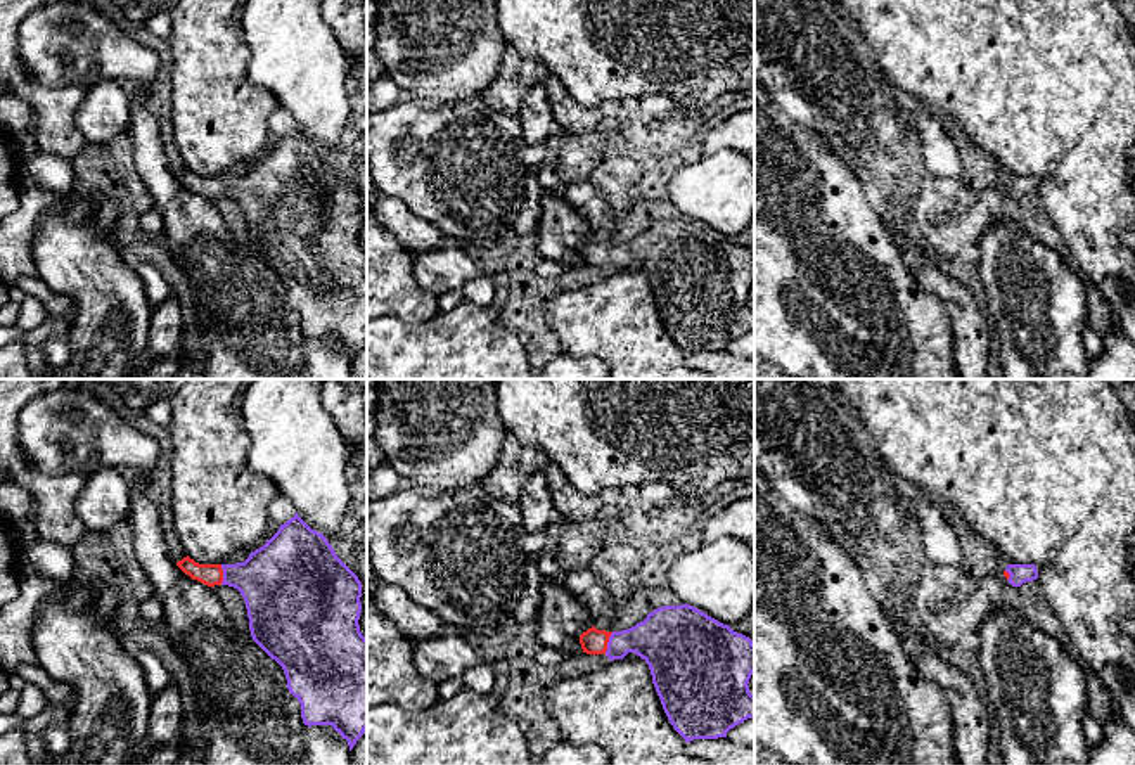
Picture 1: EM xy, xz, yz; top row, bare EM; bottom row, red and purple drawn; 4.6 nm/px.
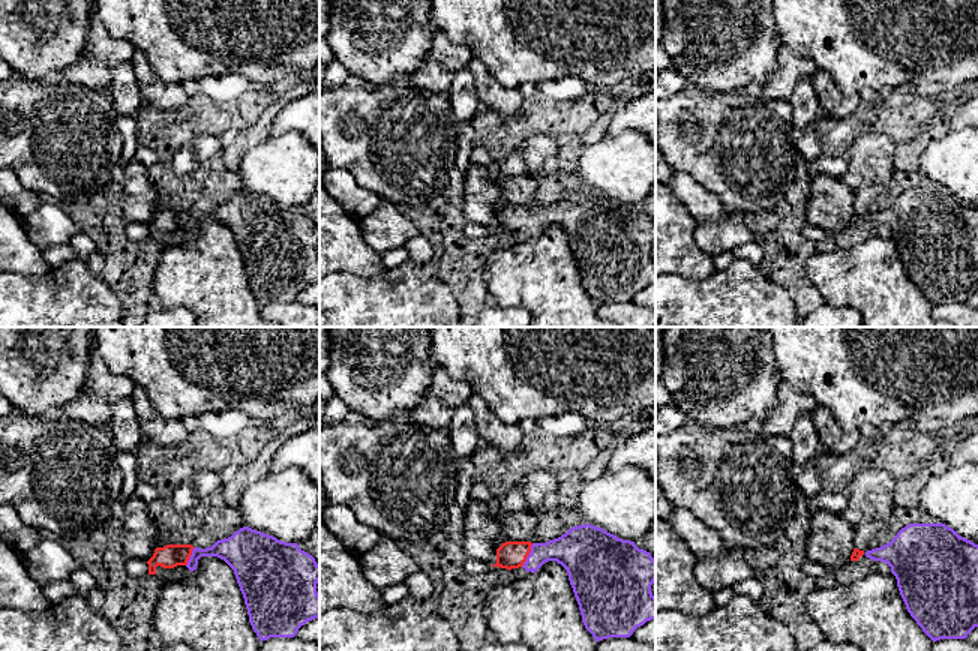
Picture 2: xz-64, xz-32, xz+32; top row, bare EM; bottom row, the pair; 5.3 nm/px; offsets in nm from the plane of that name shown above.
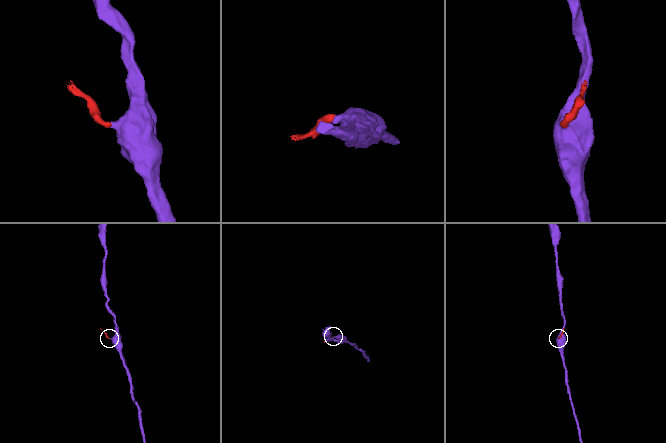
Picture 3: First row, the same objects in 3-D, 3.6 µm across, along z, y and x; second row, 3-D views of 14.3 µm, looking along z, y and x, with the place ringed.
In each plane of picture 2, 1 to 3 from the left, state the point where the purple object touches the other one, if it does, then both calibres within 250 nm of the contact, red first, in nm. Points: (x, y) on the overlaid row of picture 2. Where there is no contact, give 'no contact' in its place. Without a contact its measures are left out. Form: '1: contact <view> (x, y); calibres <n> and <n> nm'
1: contact xz-64 (189, 557); calibres 130 and 160 nm
2: contact xz-32 (528, 554); calibres 140 and 220 nm
3: no contact

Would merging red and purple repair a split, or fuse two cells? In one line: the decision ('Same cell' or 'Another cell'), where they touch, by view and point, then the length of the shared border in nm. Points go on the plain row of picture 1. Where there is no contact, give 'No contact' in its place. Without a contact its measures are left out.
Same cell. Touches red at xz (608, 253). Shared border 110 nm

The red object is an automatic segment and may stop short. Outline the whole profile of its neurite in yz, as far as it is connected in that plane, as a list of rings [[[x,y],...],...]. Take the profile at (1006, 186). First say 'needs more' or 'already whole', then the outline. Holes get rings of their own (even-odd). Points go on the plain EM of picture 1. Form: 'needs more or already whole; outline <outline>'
needs more; outline [[[1009,177],[1004,189],[1012,199],[1021,199],[1026,194],[1036,192],[1038,183],[1035,177]]]

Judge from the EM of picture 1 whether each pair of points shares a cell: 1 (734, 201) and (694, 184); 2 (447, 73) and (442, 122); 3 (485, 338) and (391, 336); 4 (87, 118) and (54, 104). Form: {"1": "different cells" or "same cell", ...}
{"1": "same cell", "2": "different cells", "3": "same cell", "4": "different cells"}

